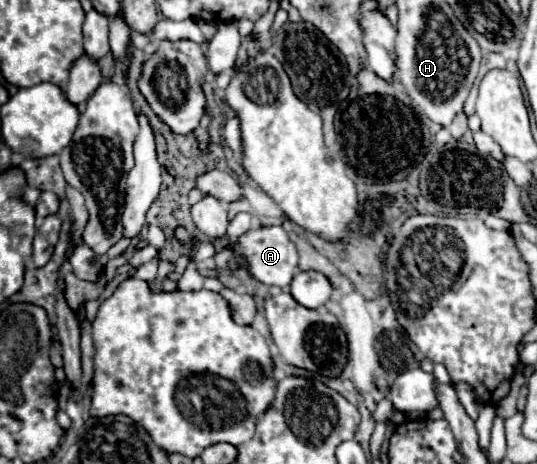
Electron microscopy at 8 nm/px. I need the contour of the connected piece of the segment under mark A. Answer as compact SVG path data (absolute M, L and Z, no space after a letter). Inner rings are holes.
M262 226L258 230L250 230L240 238L238 250L236 250L248 264L248 272L268 286L280 286L288 288L292 282L292 276L298 272L298 254L294 244L290 242L288 234L282 226Z

